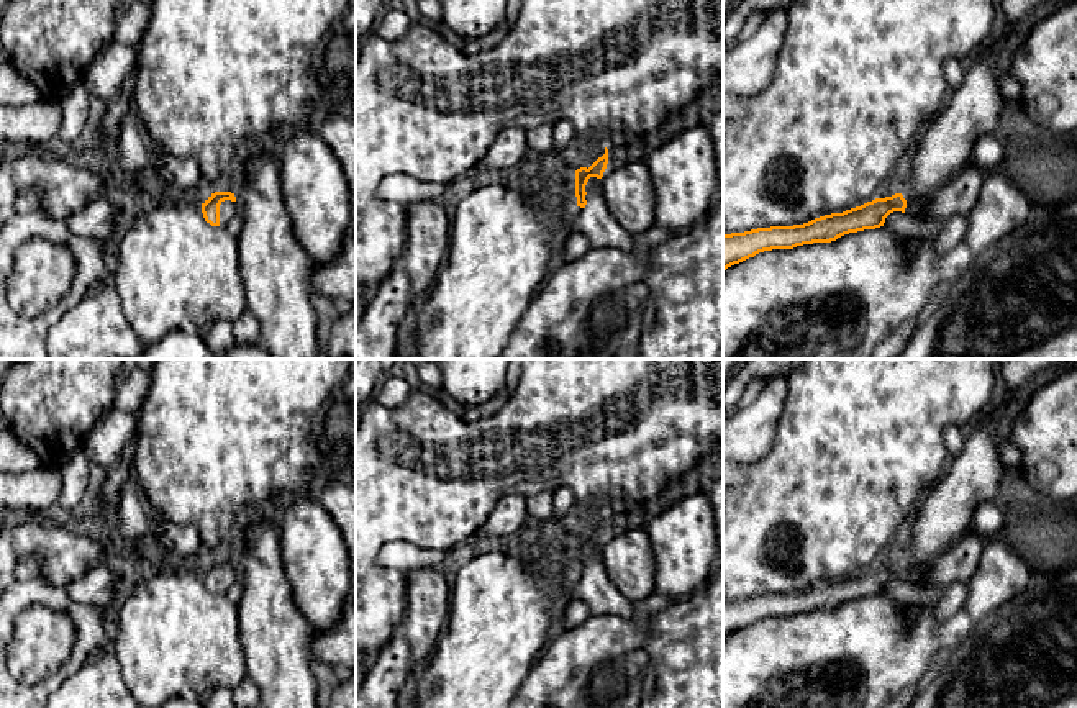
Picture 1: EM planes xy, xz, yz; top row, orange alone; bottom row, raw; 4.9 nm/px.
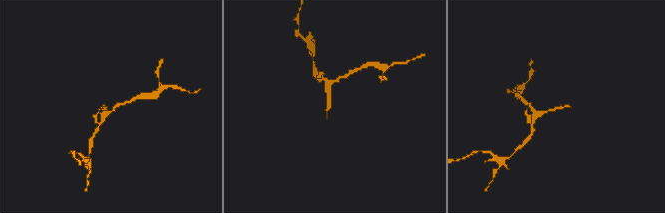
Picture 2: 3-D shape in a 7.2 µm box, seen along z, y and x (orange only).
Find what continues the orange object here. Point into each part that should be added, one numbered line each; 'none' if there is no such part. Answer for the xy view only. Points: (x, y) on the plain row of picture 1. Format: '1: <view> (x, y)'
1: xy (228, 577)

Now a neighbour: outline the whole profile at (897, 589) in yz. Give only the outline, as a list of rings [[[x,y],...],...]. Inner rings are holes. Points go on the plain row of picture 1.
[[[902,579],[890,580],[885,585],[884,593],[908,606],[929,606],[929,608],[936,608],[944,597],[943,590],[936,590],[931,587],[918,587]]]

